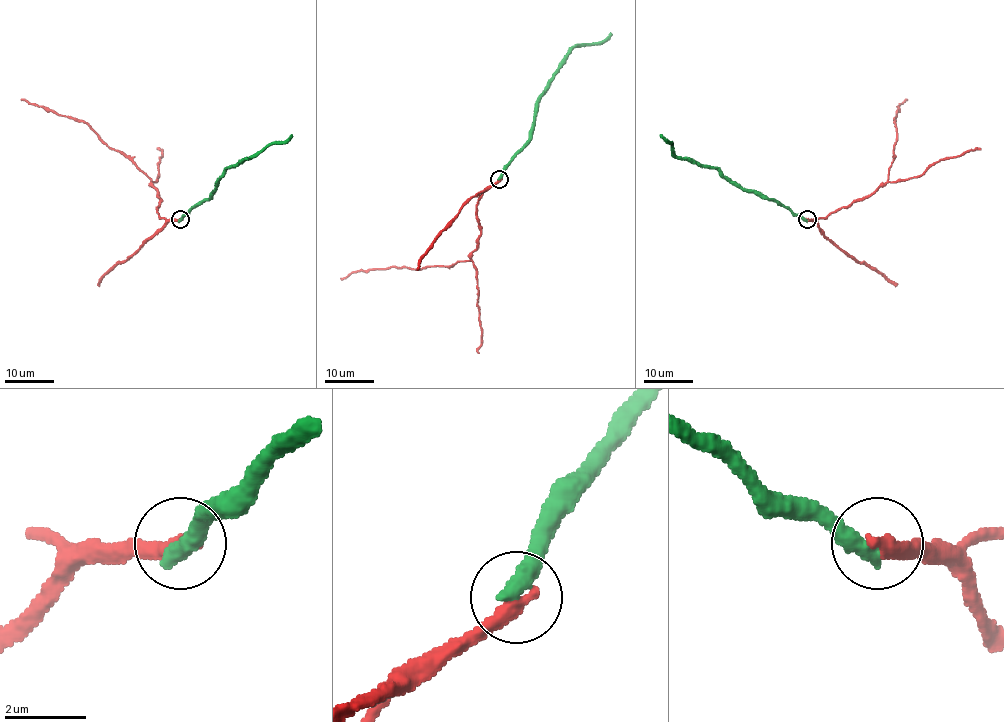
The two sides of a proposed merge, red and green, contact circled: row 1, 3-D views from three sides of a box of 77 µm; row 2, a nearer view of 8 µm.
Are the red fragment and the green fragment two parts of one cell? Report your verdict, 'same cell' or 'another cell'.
same cell

